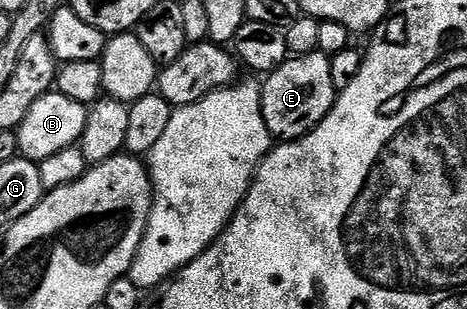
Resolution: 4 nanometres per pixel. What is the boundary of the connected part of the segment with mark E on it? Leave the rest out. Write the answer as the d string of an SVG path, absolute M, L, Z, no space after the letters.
M321 50L314 51L308 55L296 55L289 57L277 70L270 72L266 76L267 80L262 80L261 109L265 117L265 125L269 133L279 141L297 141L302 135L310 135L313 128L326 119L327 114L335 108L337 92L333 85L333 73L331 69L331 56Z

